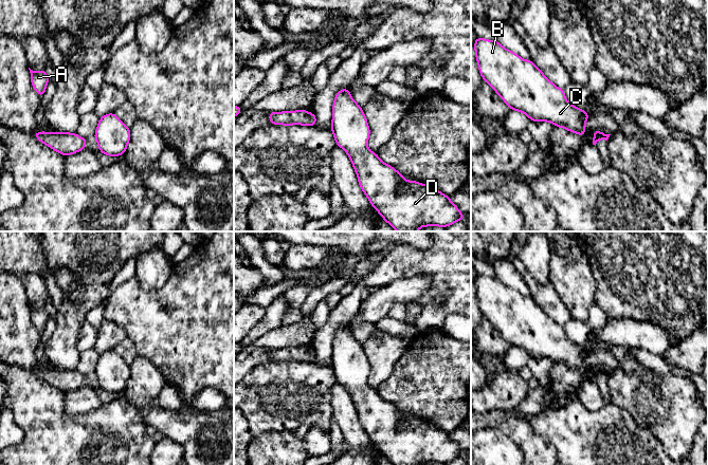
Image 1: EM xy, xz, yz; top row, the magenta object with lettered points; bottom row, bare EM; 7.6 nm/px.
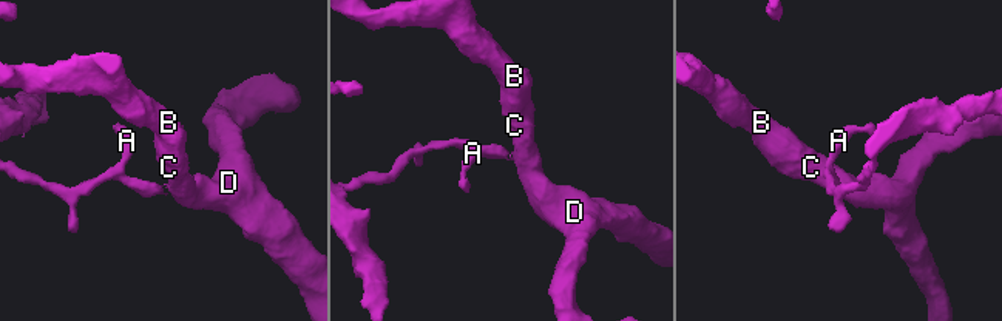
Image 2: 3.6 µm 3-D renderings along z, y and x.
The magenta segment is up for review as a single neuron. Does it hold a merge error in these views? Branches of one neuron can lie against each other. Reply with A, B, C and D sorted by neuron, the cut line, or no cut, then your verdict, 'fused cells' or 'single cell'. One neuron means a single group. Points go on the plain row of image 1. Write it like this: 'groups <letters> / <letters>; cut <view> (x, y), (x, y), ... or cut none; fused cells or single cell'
groups A / B C D; cut yz (598, 375), (604, 374), (606, 376); fused cells

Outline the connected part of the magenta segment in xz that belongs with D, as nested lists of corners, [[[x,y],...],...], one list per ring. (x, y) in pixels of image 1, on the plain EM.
[[[349,324],[342,326],[335,331],[332,345],[331,369],[334,372],[335,382],[346,388],[357,410],[359,422],[370,442],[392,464],[441,463],[444,465],[465,455],[465,451],[451,439],[450,433],[429,422],[405,417],[400,409],[383,399],[376,389],[367,385],[370,367],[361,342],[350,333]]]

